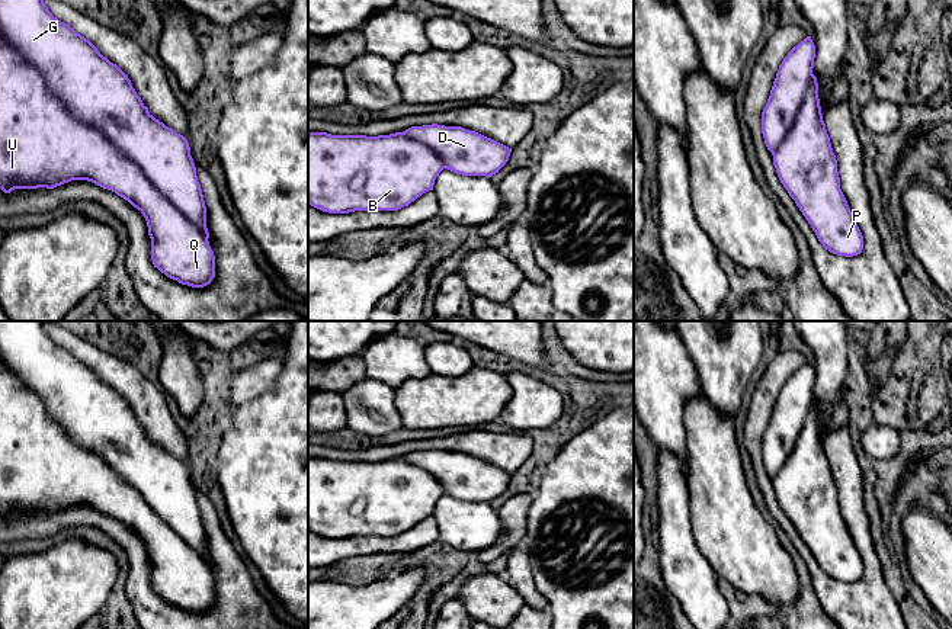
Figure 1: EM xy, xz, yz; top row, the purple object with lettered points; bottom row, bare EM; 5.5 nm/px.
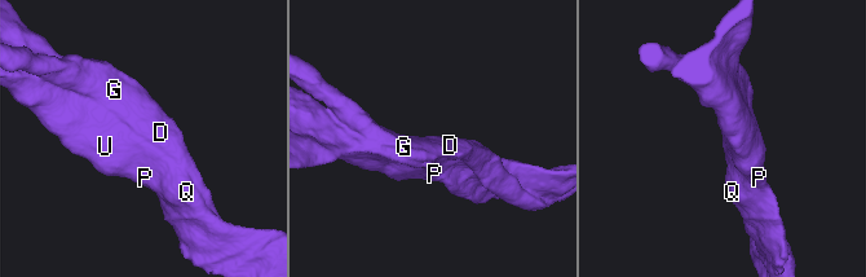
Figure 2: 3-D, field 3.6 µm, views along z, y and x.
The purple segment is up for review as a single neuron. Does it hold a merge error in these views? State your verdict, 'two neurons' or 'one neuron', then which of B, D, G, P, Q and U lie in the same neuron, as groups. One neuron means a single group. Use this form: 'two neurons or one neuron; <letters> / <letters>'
two neurons; B P Q U / D G

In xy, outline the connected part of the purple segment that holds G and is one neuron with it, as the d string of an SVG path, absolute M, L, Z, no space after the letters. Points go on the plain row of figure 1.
M0 321L0 359L22 385L42 399L48 414L81 447L100 456L115 472L134 487L148 507L177 533L206 564L206 532L187 465L156 445L132 413L128 401L68 349L52 341L42 321Z

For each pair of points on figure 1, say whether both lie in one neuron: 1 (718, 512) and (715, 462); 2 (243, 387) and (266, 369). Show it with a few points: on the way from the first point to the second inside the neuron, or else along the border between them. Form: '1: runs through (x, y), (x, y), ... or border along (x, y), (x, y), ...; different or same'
1: runs through (718, 500), (715, 474); same
2: runs through (249, 384), (260, 375); same

